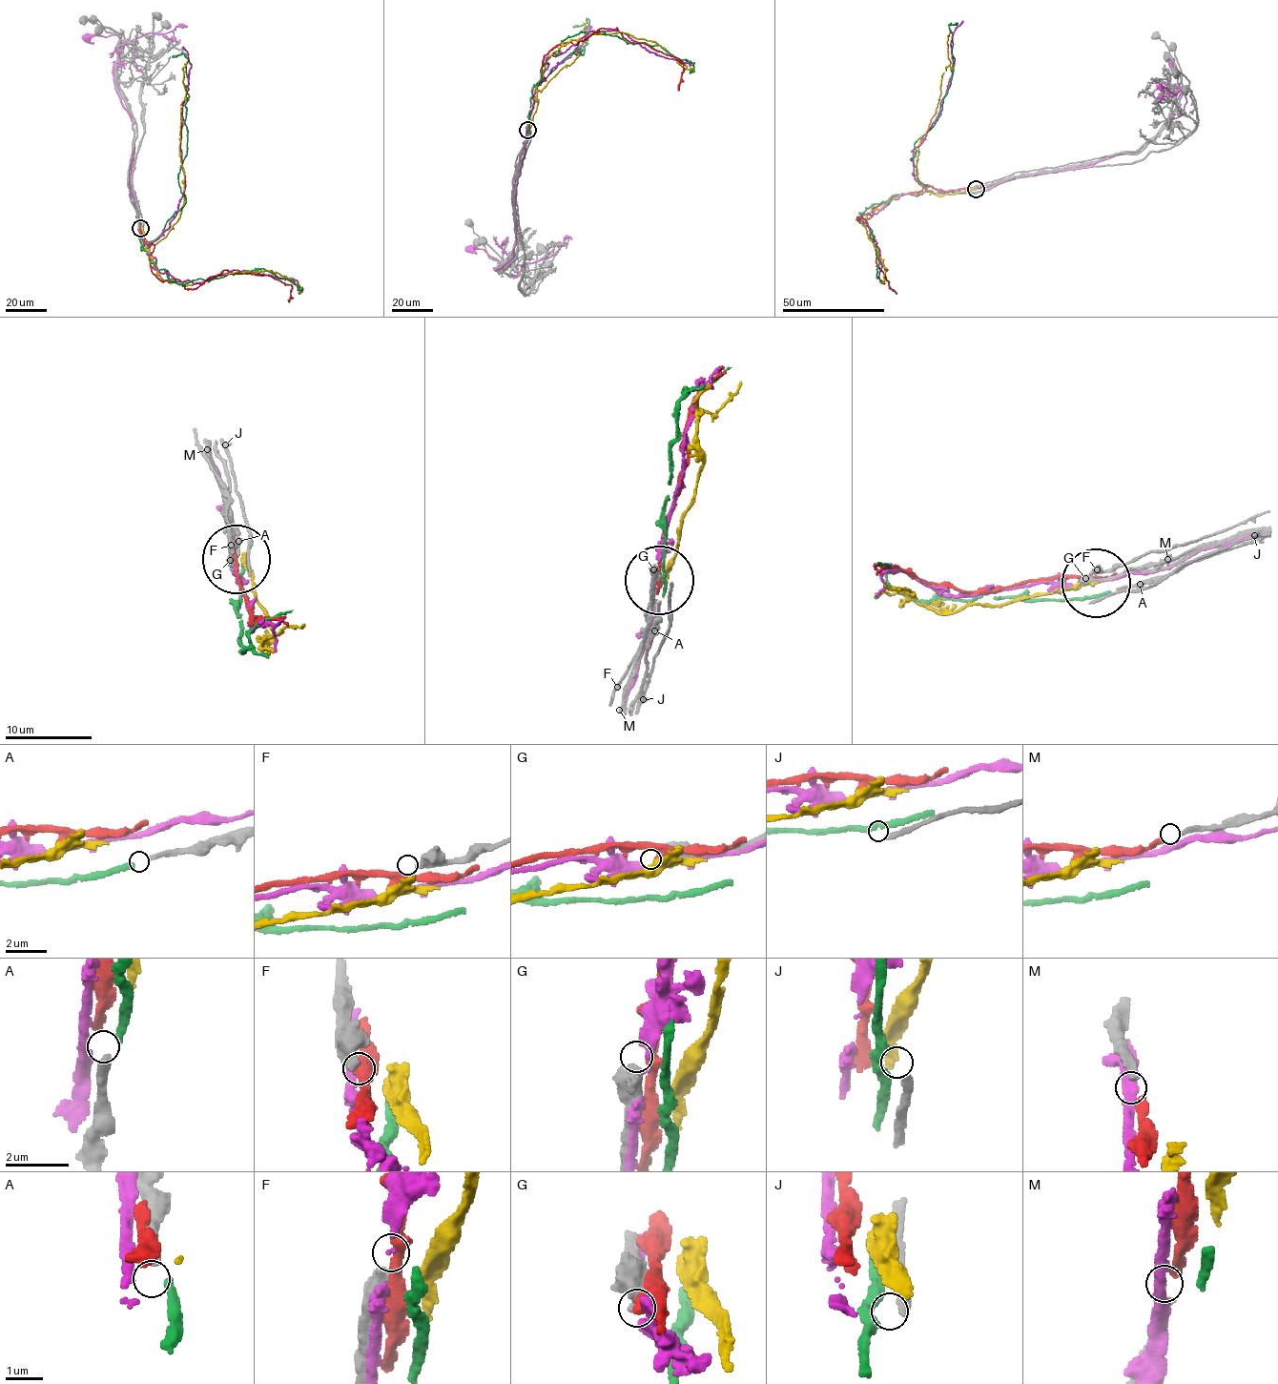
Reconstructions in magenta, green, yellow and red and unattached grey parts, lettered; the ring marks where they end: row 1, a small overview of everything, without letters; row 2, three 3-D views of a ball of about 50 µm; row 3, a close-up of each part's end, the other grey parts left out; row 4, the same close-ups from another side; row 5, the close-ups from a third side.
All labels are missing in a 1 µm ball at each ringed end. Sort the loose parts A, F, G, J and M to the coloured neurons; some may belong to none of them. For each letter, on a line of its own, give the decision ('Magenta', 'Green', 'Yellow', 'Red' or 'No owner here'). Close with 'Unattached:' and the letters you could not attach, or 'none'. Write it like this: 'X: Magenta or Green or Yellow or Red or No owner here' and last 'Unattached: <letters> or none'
A: Green
F: No owner here
G: No owner here
J: No owner here
M: Red
Unattached: F, G, J

